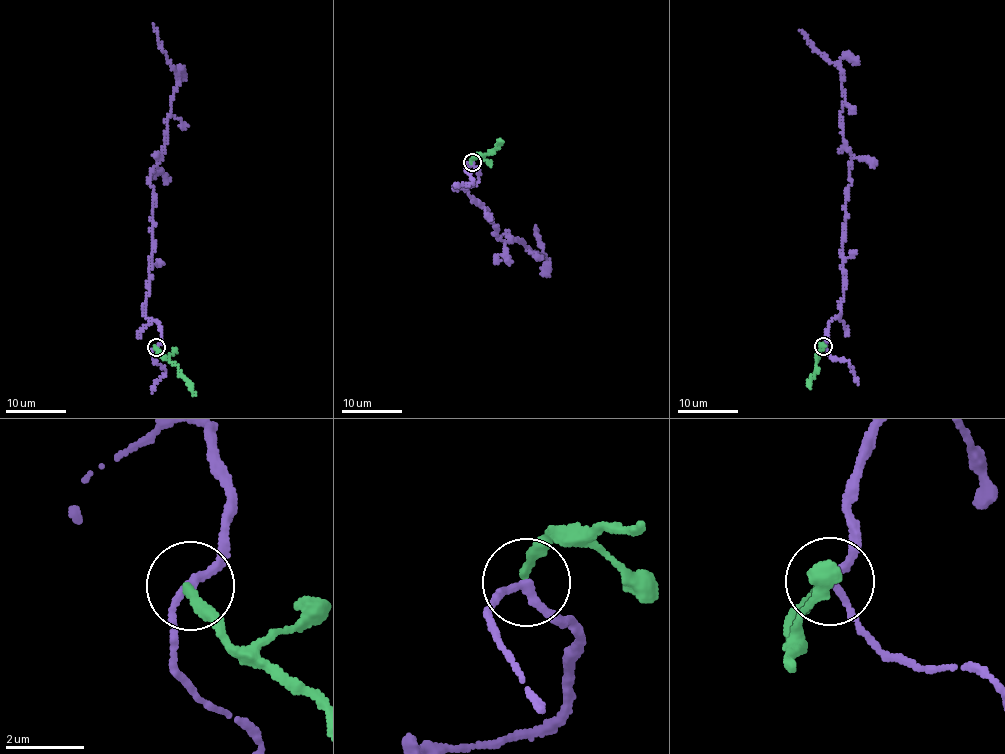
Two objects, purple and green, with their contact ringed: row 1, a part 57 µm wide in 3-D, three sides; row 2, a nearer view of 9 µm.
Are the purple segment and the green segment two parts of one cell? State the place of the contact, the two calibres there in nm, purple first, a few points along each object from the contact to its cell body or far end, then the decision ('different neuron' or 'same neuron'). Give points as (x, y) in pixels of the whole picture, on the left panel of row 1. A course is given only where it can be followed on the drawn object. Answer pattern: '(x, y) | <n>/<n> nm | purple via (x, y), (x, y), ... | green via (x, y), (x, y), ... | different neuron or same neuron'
(156, 347) | 190/240 nm | purple via (155, 346), (161, 343), (160, 324), (143, 312), (153, 251), (150, 174), (164, 146), (177, 81), (152, 23) | green via (155, 346), (177, 367), (179, 374), (195, 394) | same neuron

